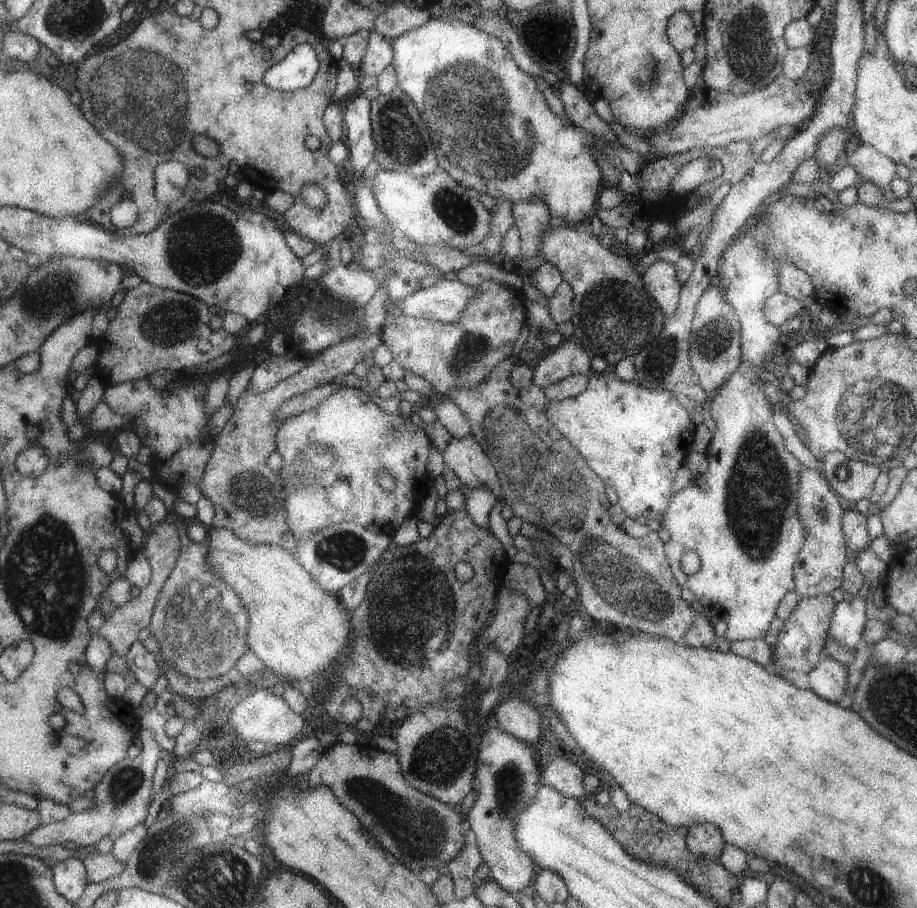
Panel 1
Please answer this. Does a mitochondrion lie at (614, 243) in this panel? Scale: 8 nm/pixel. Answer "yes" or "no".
no

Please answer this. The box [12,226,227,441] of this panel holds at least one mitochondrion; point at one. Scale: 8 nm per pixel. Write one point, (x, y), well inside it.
(47, 302)

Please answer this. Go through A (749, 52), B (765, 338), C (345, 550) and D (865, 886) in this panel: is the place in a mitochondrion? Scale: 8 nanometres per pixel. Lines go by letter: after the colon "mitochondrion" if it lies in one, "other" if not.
A: mitochondrion
B: other
C: mitochondrion
D: mitochondrion

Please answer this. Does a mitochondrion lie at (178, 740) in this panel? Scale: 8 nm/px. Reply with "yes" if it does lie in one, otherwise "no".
no

